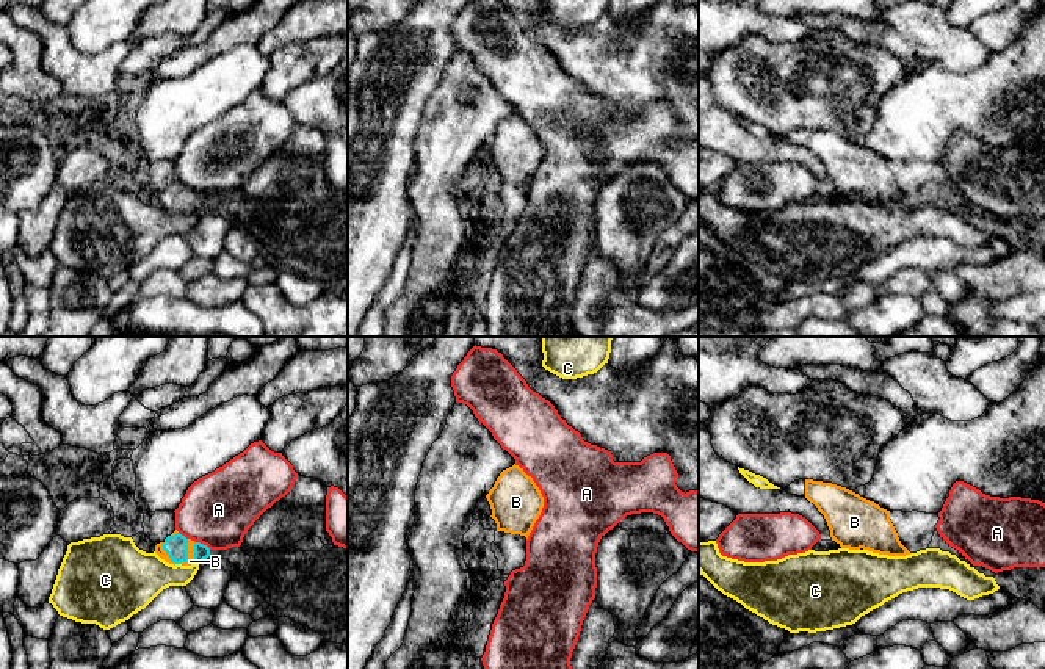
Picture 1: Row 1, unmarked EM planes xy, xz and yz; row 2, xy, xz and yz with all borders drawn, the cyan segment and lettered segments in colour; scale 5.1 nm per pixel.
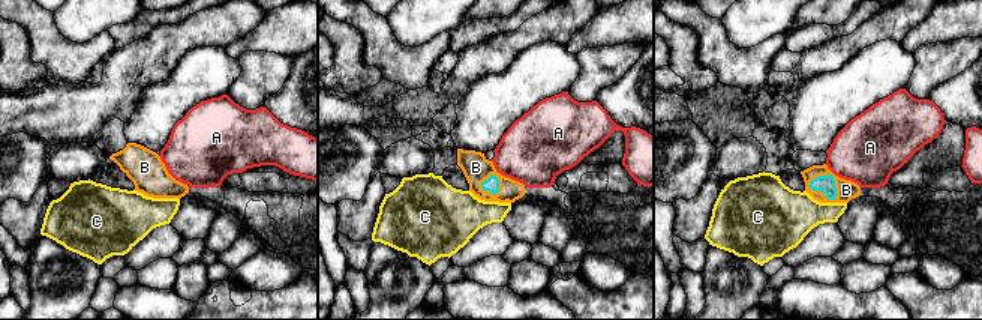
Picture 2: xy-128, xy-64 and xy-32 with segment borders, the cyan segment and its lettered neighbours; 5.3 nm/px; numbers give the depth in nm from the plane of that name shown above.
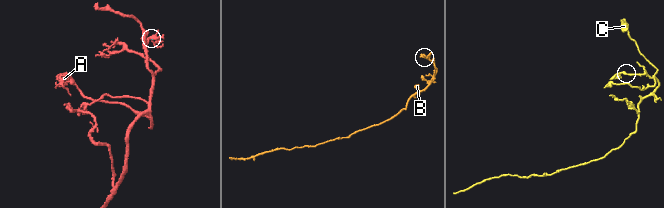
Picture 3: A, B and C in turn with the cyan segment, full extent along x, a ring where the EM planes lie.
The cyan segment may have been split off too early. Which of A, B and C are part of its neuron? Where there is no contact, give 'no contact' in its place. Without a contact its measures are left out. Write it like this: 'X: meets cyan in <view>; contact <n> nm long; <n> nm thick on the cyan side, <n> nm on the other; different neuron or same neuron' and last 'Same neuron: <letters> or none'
A: meets cyan in xy; contact 90 nm long; 80 nm thick on the cyan side, 360 nm on the other; different neuron
B: meets cyan in xy; contact 130 nm long; 110 nm thick on the cyan side, 40 nm on the other; same neuron
C: meets cyan in xy; contact 30 nm long; 110 nm thick on the cyan side, 300 nm on the other; different neuron
Same neuron: B

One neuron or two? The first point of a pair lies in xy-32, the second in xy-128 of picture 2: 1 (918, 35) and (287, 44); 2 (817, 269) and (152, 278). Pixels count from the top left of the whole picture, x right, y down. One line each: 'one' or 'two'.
1: one
2: one

